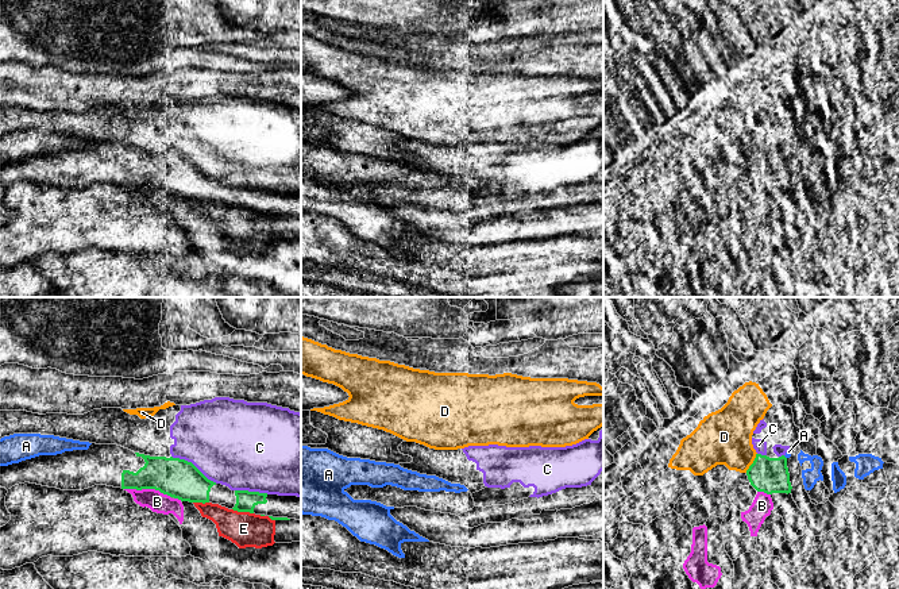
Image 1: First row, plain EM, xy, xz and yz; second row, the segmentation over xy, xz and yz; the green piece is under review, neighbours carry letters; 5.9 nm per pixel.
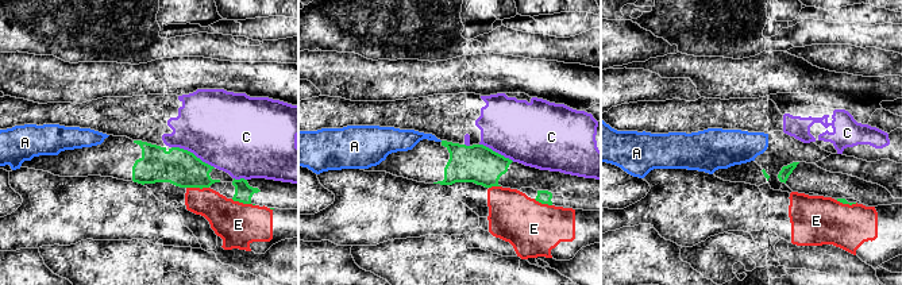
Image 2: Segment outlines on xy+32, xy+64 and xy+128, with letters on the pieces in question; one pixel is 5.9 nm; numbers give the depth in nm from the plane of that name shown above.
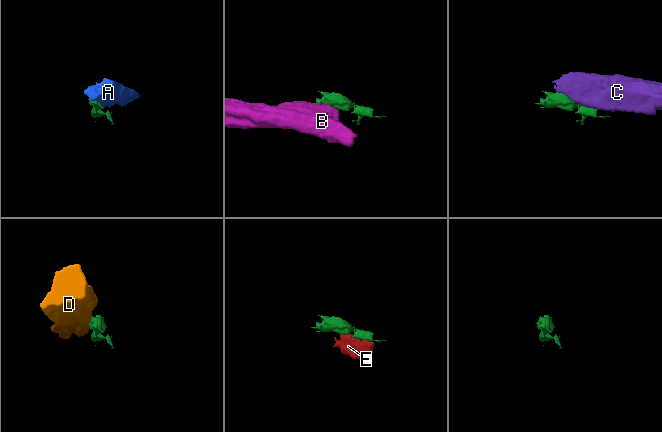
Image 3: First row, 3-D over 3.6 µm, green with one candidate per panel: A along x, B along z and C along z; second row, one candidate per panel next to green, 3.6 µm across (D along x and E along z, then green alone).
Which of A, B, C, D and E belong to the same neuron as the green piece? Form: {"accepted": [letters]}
{"accepted": []}

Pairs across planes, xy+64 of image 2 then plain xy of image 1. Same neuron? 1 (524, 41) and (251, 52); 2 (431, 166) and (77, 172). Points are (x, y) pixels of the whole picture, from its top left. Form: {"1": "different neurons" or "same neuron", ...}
{"1": "different neurons", "2": "same neuron"}

